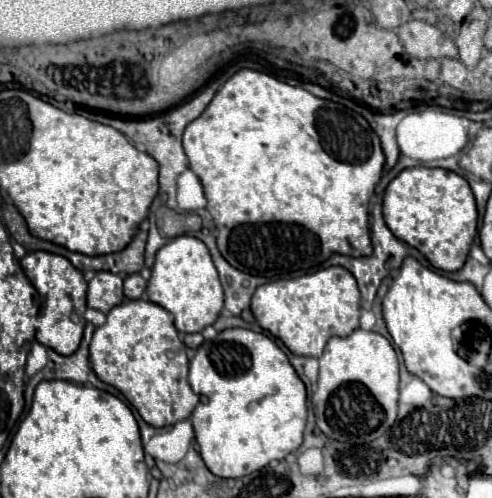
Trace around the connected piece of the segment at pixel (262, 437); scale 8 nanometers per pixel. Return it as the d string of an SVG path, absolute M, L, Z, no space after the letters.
M228 328L218 332L214 340L204 340L190 360L188 382L200 396L198 406L190 414L195 443L208 470L220 478L242 478L260 470L272 460L284 460L302 444L306 426L306 386L290 364L286 352L266 334L246 328Z

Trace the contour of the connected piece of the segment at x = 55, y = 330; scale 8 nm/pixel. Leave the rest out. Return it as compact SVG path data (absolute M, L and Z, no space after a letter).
M36 250L28 252L22 260L22 268L28 276L28 280L34 284L38 294L44 298L44 306L38 314L38 330L36 330L36 340L42 342L44 346L56 350L58 354L72 354L78 348L78 342L82 340L84 332L84 310L86 310L86 290L88 284L82 276L80 270L76 270L68 258Z

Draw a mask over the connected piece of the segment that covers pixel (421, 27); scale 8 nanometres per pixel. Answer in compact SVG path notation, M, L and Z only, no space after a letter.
M410 20L398 26L396 34L400 36L406 52L414 58L444 58L456 56L456 46L436 28L426 24L424 20Z

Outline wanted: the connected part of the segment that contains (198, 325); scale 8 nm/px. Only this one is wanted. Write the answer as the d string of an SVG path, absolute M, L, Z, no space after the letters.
M186 234L172 238L156 252L146 294L154 304L160 304L174 316L174 324L182 334L200 332L204 326L214 324L224 306L224 292L218 280L218 270L212 264L206 244Z

